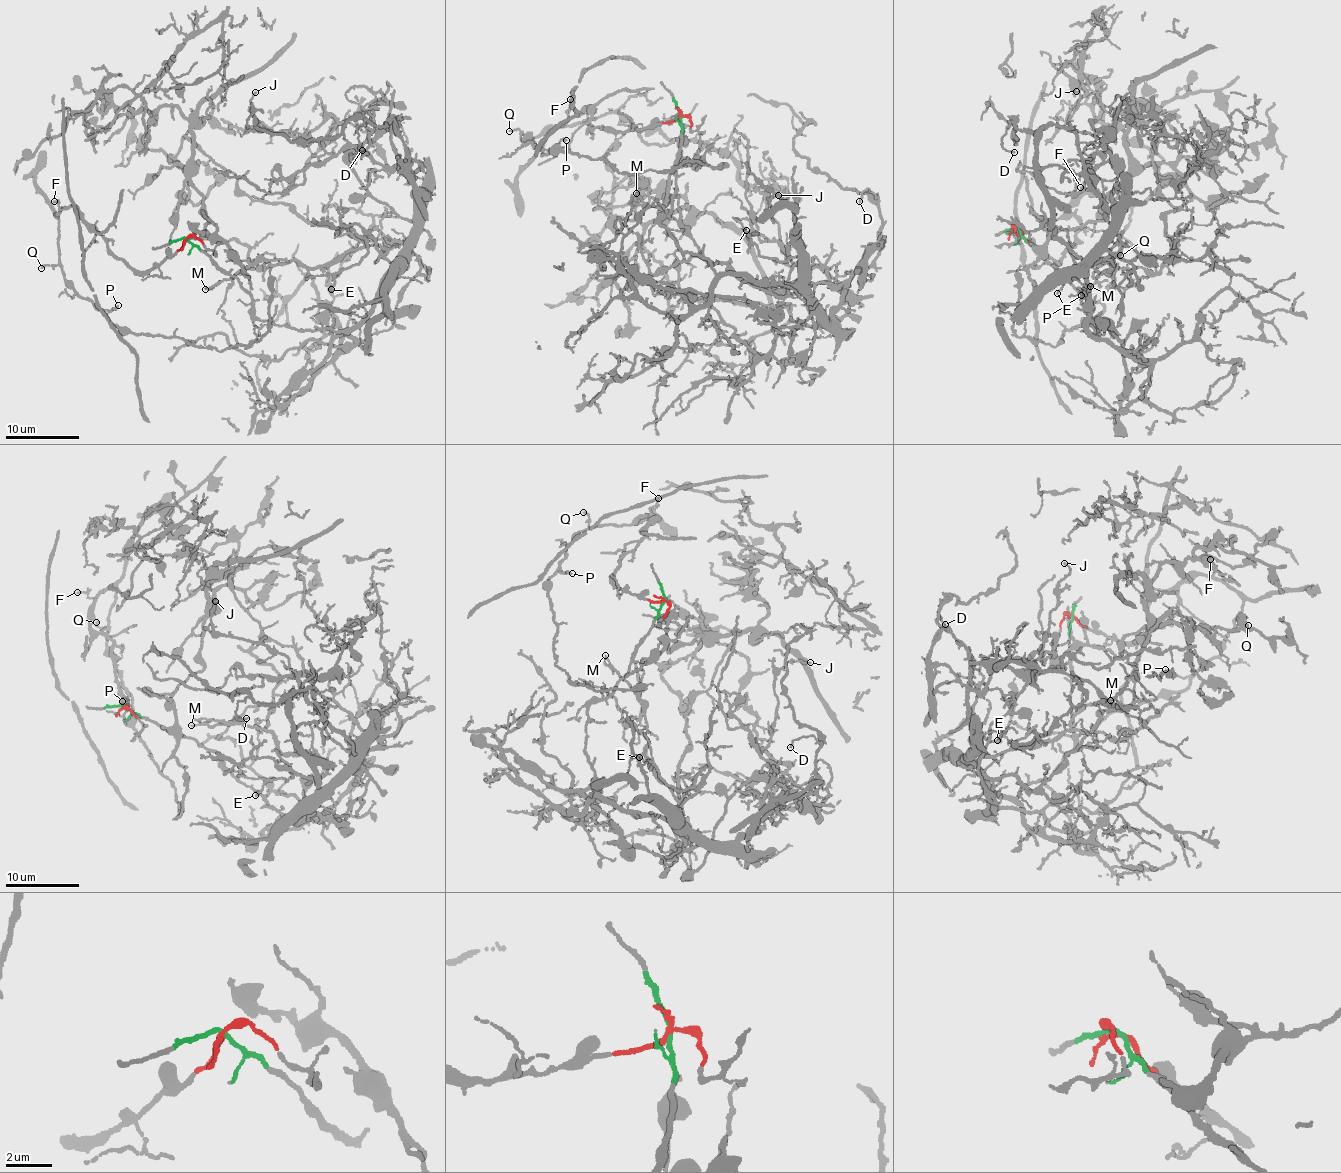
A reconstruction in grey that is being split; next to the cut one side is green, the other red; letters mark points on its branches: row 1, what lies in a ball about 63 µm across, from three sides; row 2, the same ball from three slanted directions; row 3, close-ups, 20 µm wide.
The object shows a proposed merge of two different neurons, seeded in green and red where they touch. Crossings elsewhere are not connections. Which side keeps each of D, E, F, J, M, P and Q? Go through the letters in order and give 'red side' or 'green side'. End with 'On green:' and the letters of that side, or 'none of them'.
D: green side
E: green side
F: red side
J: green side
M: green side
P: red side
Q: red side
On green: D, E, J, M

